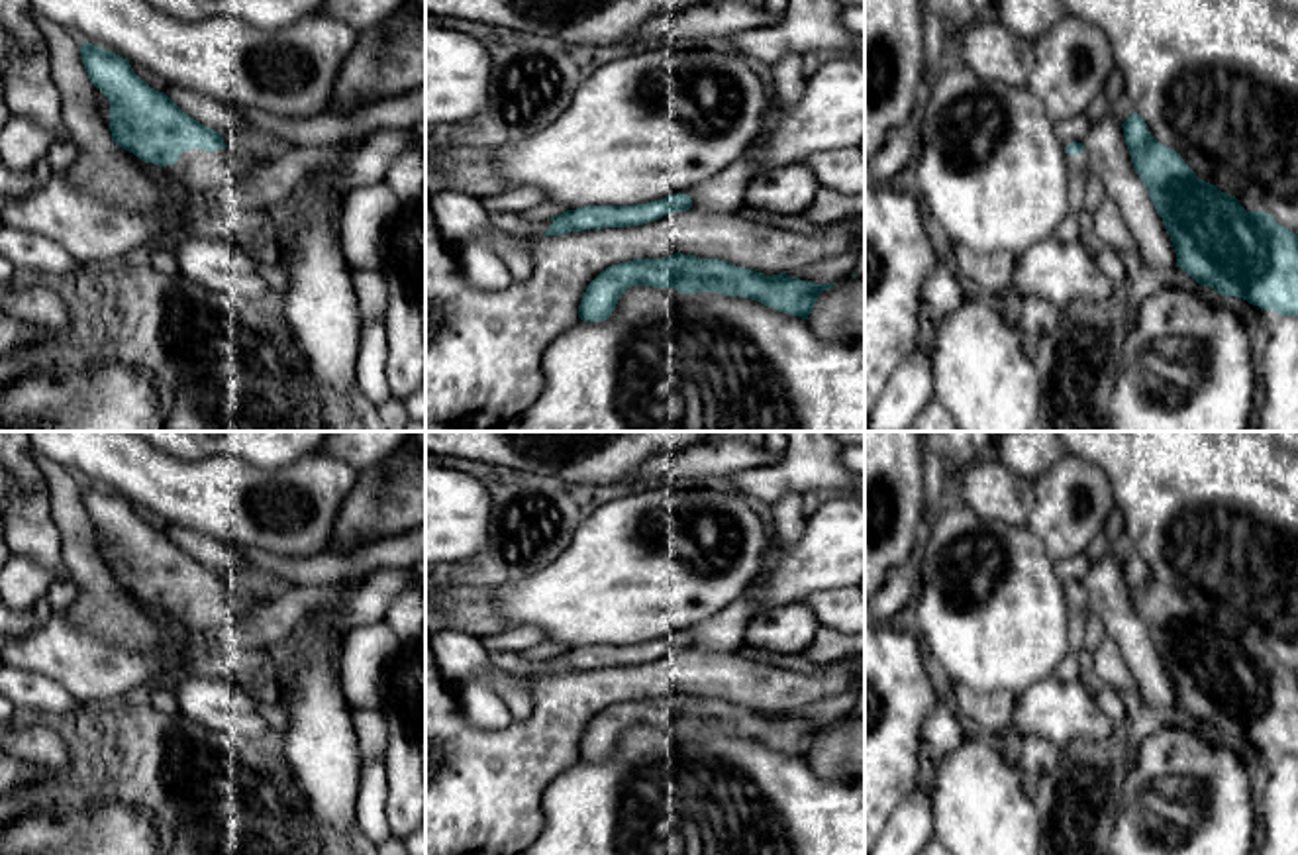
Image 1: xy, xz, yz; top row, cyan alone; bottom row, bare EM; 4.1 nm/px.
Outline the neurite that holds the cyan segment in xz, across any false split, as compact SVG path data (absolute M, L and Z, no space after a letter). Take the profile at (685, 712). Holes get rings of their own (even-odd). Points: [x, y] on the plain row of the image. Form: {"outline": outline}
{"outline": "M674 692L663 698L633 698L602 710L588 724L578 745L578 757L584 761L604 761L612 755L627 728L653 726L674 728L682 733L718 731L751 737L773 749L808 759L818 735L833 724L806 722L786 712L765 716L727 700Z"}

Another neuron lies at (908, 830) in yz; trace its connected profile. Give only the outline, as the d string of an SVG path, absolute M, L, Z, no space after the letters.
M914 788L890 814L871 855L920 855L933 839L929 788Z

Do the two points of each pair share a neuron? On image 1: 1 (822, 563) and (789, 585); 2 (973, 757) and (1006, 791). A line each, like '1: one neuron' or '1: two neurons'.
1: one neuron
2: one neuron

